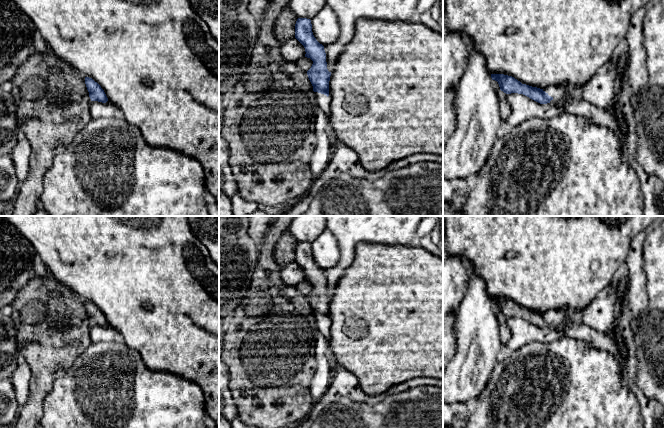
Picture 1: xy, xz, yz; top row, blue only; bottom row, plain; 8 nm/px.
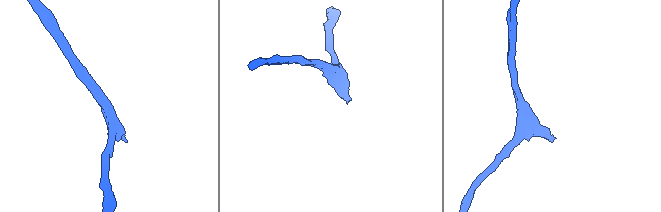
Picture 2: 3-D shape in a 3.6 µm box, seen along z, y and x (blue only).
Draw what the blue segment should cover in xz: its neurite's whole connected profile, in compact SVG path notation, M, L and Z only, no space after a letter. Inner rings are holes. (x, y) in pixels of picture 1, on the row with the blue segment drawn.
M297 19L295 24L295 38L304 46L305 57L313 61L311 68L307 71L307 75L315 92L317 107L329 118L332 100L329 93L331 72L327 69L324 46L313 35L310 19Z

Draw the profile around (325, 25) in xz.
M325 6L311 19L312 32L323 46L334 43L340 34L340 23L336 13Z

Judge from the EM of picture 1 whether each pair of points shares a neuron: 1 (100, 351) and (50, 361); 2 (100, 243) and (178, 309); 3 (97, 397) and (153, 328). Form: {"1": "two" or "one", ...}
{"1": "two", "2": "one", "3": "two"}

